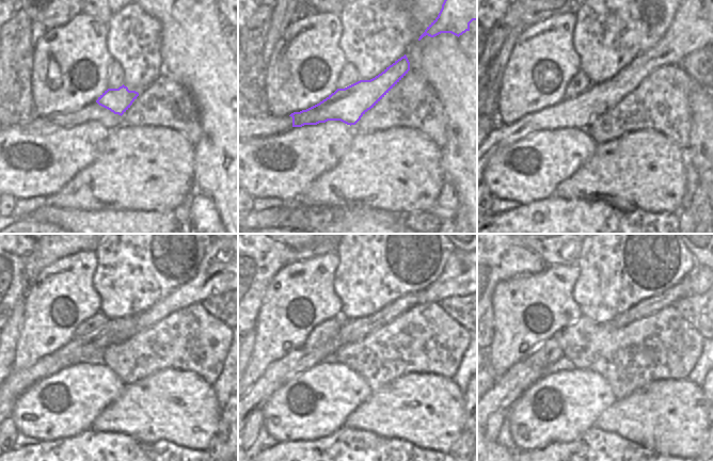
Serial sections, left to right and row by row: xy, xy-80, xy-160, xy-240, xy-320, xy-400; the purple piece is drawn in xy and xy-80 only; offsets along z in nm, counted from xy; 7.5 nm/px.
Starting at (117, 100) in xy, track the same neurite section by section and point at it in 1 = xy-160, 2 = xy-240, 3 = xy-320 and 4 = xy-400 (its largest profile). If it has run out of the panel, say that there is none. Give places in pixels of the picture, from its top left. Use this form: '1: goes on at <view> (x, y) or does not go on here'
1: goes on at xy-160 (694, 26)
2: goes on at xy-240 (216, 274)
3: goes on at xy-320 (455, 281)
4: goes on at xy-400 (694, 276)

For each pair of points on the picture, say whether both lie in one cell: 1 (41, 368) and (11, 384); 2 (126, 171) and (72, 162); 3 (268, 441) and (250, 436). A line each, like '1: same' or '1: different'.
1: same
2: different
3: different

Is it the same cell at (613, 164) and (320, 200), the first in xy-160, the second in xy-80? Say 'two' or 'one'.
one

